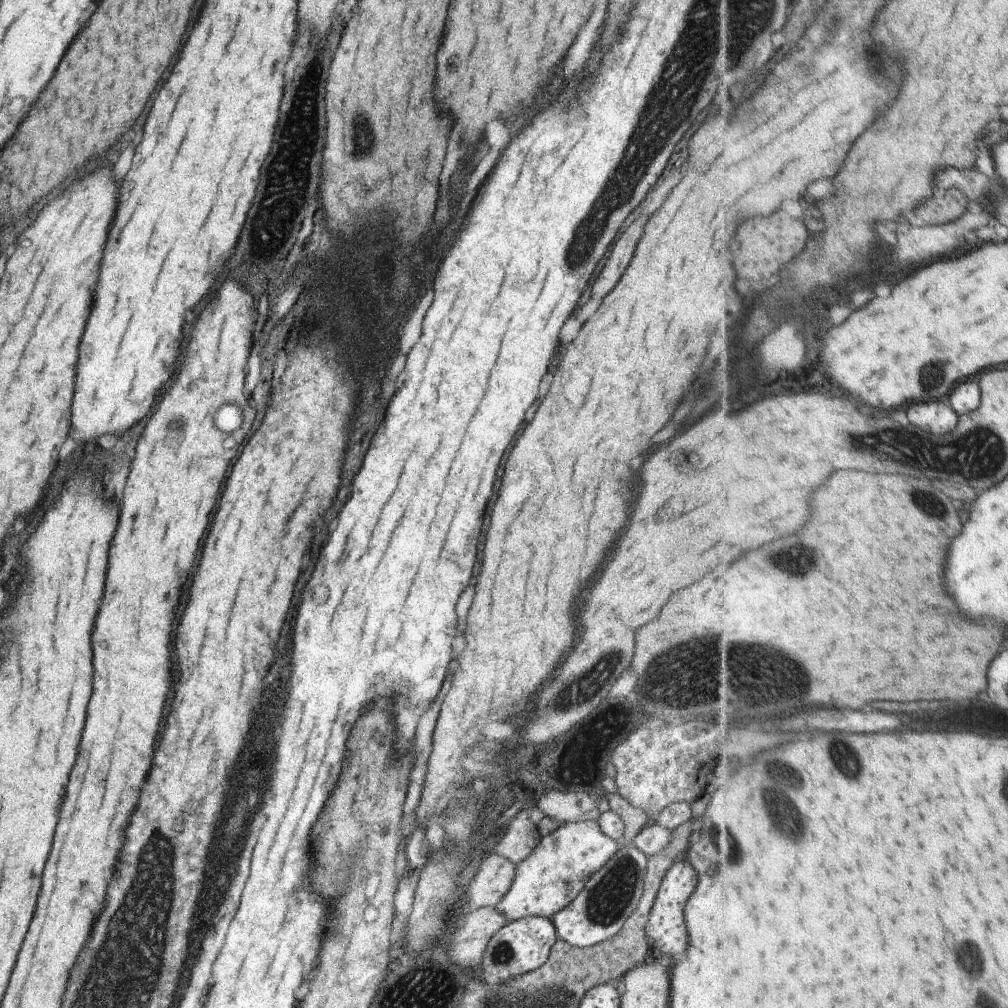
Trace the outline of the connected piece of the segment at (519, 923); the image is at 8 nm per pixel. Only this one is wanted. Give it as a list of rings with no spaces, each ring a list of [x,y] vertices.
[[[529,916],[505,923],[487,941],[481,956],[481,968],[497,976],[498,982],[506,982],[511,976],[522,975],[539,968],[547,960],[556,939],[554,924],[549,917]]]

